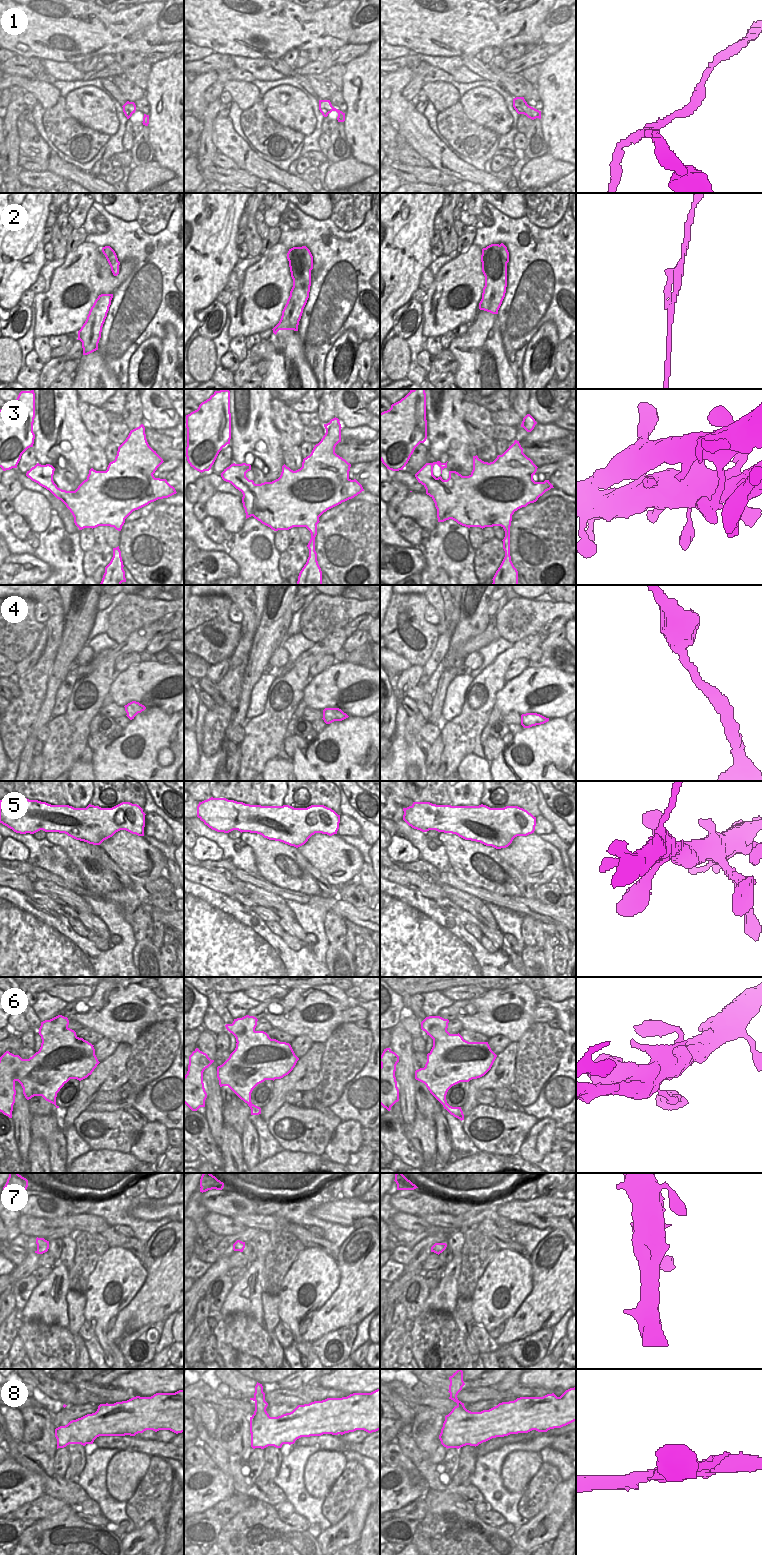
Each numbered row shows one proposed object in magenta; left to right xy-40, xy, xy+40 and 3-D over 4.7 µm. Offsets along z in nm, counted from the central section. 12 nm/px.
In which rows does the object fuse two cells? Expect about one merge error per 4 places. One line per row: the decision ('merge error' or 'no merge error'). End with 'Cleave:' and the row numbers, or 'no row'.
1: no merge error
2: no merge error
3: no merge error
4: no merge error
5: no merge error
6: no merge error
7: no merge error
8: no merge error
Cleave: no row

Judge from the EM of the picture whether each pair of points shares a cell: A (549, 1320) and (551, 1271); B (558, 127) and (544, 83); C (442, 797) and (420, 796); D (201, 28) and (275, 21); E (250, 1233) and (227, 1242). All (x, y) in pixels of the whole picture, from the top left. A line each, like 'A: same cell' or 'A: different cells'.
A: same cell
B: same cell
C: same cell
D: same cell
E: same cell

